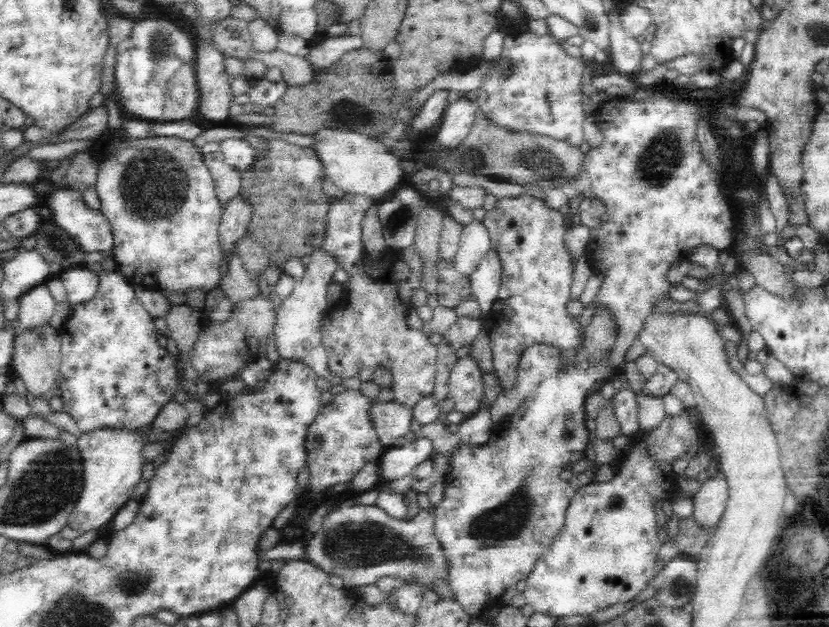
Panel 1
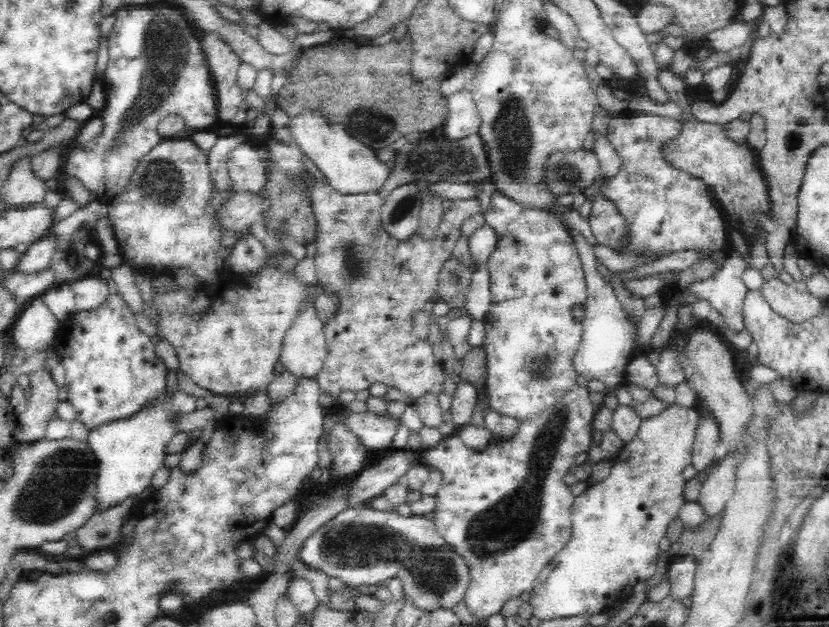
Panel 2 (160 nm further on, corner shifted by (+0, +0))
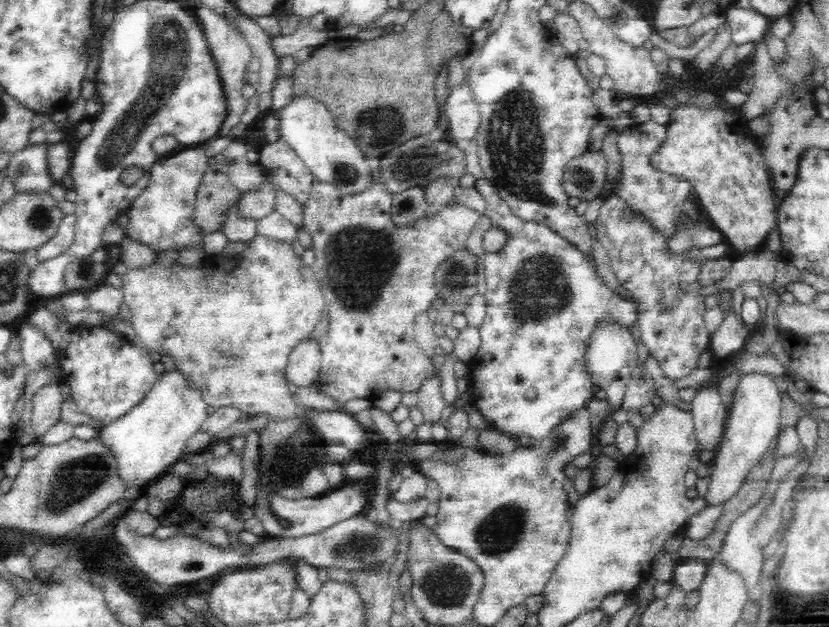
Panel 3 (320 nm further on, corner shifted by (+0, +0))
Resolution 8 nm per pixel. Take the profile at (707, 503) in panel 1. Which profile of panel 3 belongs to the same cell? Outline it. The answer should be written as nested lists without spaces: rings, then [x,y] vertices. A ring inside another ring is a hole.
[[[759,372],[743,374],[740,377],[733,406],[728,411],[725,431],[719,447],[711,456],[710,484],[705,498],[706,504],[725,503],[736,495],[747,474],[758,465],[768,450],[770,442],[779,435],[781,392],[776,389],[774,376]]]

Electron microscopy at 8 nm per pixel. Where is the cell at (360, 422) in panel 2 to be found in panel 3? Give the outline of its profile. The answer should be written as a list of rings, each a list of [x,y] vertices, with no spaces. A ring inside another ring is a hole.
[[[257,235],[254,240],[250,240],[244,252],[236,254],[233,258],[222,258],[220,254],[214,254],[214,256],[207,254],[199,268],[187,268],[178,262],[174,266],[170,266],[170,268],[165,268],[161,264],[154,262],[150,266],[144,266],[144,268],[129,268],[121,278],[122,287],[120,289],[123,291],[125,303],[128,305],[129,312],[131,312],[131,326],[136,331],[136,342],[148,352],[159,352],[160,355],[170,356],[174,360],[177,369],[198,387],[198,391],[202,393],[202,398],[207,405],[213,406],[215,409],[222,406],[234,407],[247,416],[267,414],[269,420],[286,420],[287,418],[300,416],[300,420],[309,424],[316,432],[321,444],[336,444],[337,442],[345,445],[348,450],[354,453],[362,442],[366,442],[368,435],[375,434],[374,431],[366,431],[354,419],[354,414],[348,411],[310,411],[310,409],[307,409],[304,405],[298,405],[292,399],[290,388],[286,383],[287,378],[285,377],[288,356],[296,348],[296,345],[311,336],[319,324],[320,318],[322,318],[322,312],[326,310],[325,300],[322,296],[324,288],[313,274],[311,268],[306,266],[301,258],[294,254],[291,244]]]

